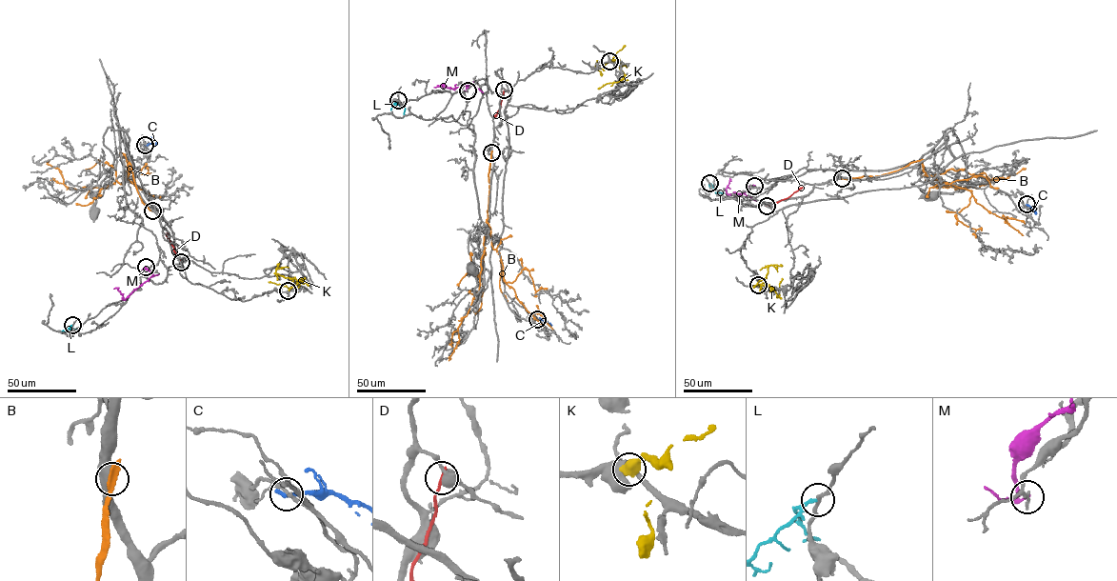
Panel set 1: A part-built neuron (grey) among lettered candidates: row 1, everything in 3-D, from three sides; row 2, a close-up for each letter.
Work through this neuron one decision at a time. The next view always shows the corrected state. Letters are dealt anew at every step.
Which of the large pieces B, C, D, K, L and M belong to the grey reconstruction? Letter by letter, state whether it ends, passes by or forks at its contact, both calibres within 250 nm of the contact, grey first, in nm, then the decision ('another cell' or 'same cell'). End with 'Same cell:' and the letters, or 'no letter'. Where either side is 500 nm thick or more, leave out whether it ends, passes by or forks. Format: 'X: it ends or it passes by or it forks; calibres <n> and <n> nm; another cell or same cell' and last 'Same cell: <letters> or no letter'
B: calibres 500 and 280 nm; another cell
C: it ends; calibres 180 and 280 nm; another cell
D: calibres 500 and 190 nm; another cell
K: calibres 380 and 700 nm; another cell
L: it ends; calibres 180 and 160 nm; another cell
M: it passes by; calibres 200 and 130 nm; another cell
Same cell: no letter

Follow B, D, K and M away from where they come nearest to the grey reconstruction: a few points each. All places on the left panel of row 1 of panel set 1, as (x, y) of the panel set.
B: (152, 210), (140, 197), (130, 164), (121, 184), (77, 190), (46, 162)
D: (181, 262), (166, 233)
K: (288, 290), (298, 281), (295, 282), (298, 287), (292, 289), (269, 282)
M: (146, 267), (150, 272), (150, 276), (125, 299), (116, 288), (113, 289)

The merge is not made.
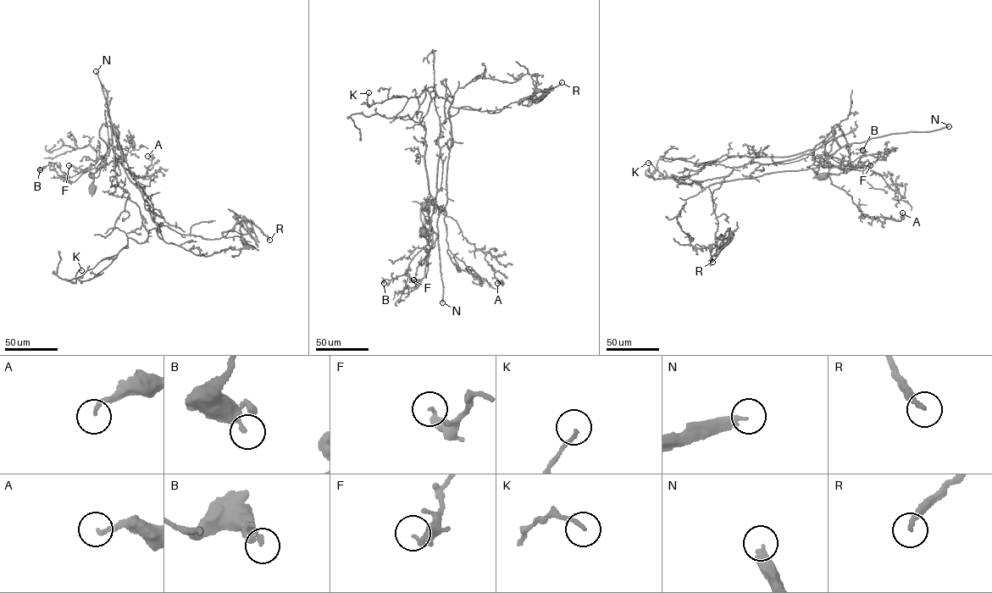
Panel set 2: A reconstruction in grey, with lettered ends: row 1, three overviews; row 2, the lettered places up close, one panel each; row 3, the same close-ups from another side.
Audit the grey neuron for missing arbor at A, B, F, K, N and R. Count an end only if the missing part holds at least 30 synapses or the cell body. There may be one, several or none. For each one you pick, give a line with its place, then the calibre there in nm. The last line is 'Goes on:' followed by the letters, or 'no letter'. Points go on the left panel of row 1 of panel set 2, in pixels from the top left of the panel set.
N: Place: (96, 71). Thickness 300 nm
Goes on: N

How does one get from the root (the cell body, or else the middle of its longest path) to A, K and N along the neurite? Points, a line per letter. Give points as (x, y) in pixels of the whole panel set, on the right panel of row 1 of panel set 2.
A: (822, 175), (850, 169), (838, 124), (822, 164), (831, 183), (863, 214), (898, 221), (902, 213)
K: (822, 175), (850, 169), (838, 124), (814, 168), (704, 187), (676, 180), (689, 175), (655, 180), (648, 163)
N: (822, 175), (850, 169), (849, 146), (835, 124), (833, 135), (841, 146), (949, 126)

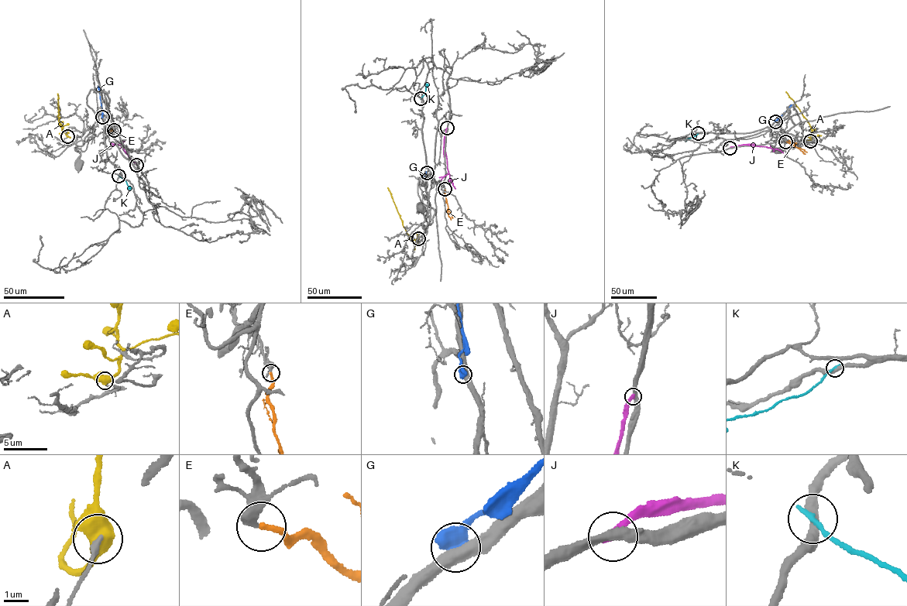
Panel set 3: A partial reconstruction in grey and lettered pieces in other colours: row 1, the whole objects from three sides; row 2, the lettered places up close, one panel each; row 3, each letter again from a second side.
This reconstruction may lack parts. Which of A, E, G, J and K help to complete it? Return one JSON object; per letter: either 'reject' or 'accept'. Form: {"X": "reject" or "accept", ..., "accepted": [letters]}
{"A": "reject", "E": "accept", "G": "reject", "J": "reject", "K": "reject", "accepted": ["E"]}

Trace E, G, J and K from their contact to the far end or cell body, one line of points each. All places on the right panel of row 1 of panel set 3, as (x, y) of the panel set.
E: (785, 142), (807, 152)
G: (775, 121), (791, 104)
J: (730, 148), (745, 144), (767, 146), (783, 152)
K: (699, 133), (685, 142)

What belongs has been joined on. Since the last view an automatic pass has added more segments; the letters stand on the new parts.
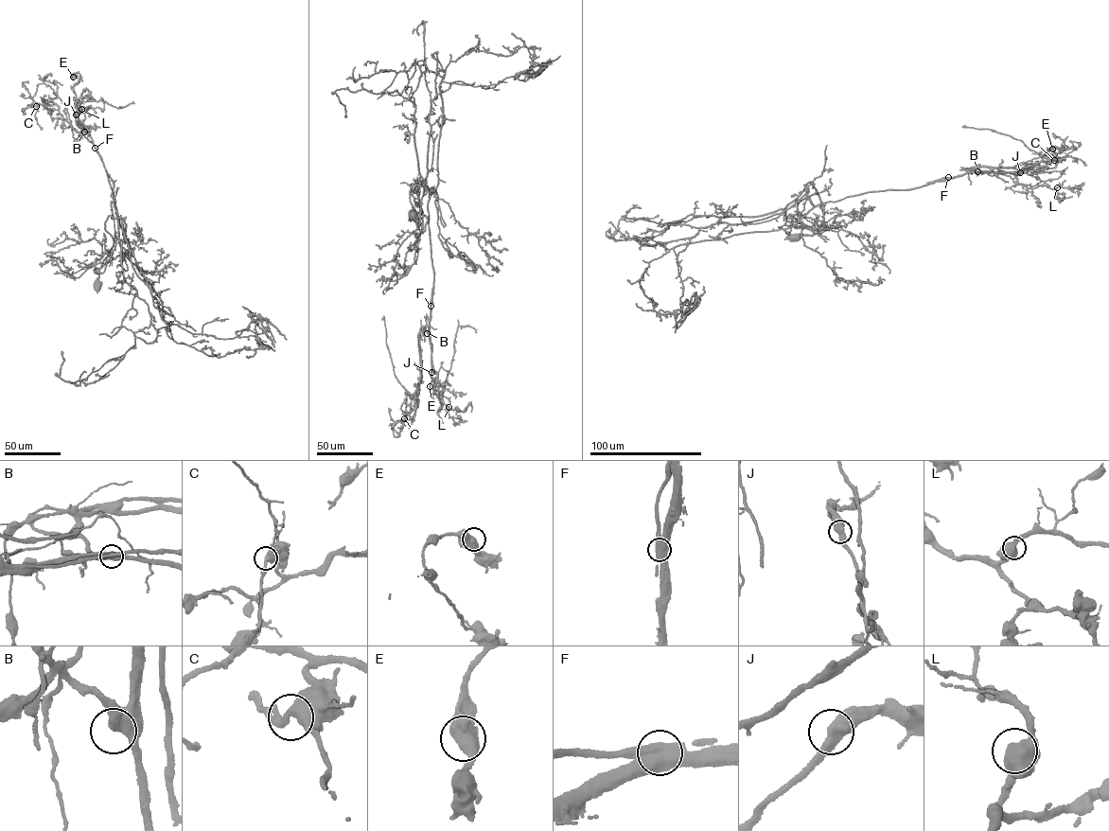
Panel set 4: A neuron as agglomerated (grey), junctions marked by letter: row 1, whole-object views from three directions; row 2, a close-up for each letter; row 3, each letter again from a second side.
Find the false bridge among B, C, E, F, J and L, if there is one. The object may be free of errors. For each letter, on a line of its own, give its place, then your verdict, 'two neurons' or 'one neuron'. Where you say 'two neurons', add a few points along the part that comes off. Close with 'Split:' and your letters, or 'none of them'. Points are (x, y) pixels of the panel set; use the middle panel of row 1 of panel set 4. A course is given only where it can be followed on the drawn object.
B: at (427, 333); one neuron
C: at (404, 418); one neuron
E: at (430, 386); one neuron
F: at (431, 306); two neurons; foreign part runs (431, 306), (430, 320), (427, 317), (426, 328), (419, 334), (421, 376), (414, 397), (395, 375), (382, 320)
J: at (431, 372); one neuron
L: at (448, 407); one neuron
Split: F

